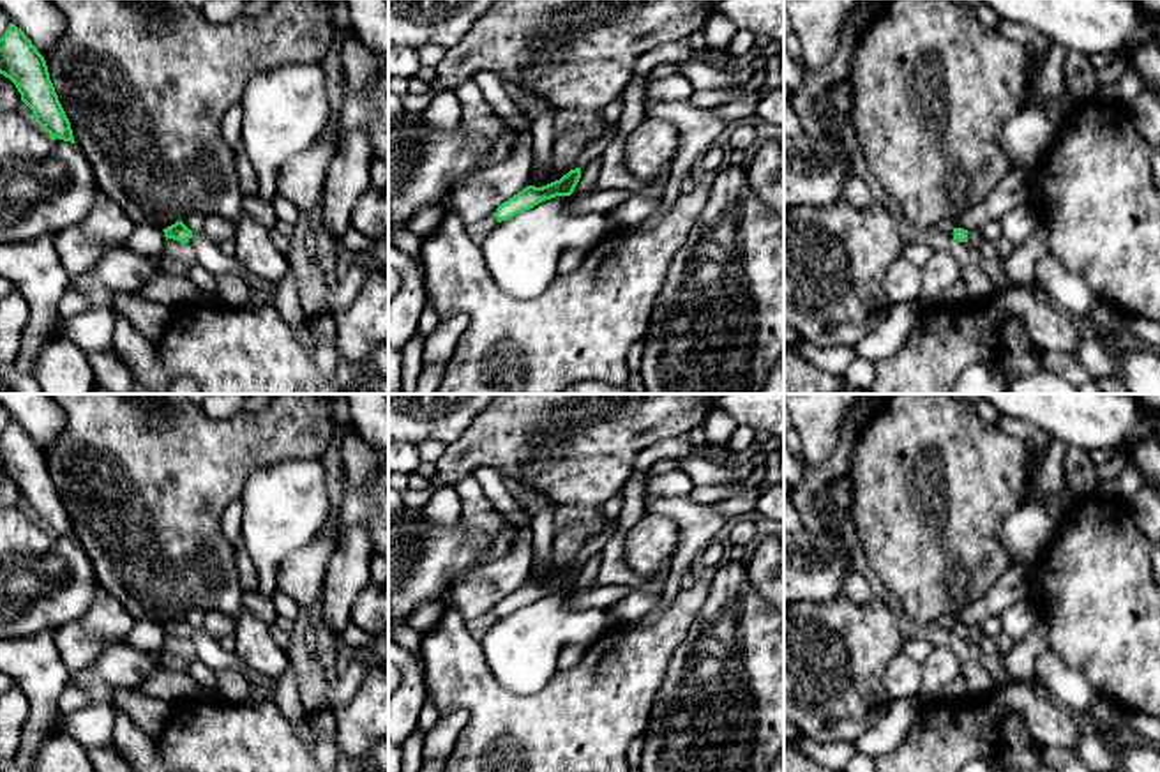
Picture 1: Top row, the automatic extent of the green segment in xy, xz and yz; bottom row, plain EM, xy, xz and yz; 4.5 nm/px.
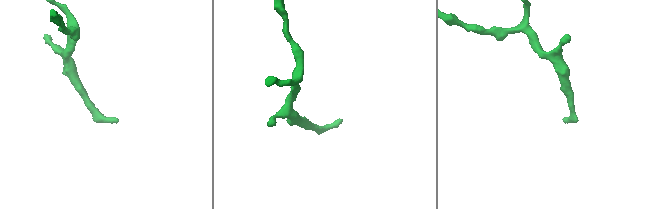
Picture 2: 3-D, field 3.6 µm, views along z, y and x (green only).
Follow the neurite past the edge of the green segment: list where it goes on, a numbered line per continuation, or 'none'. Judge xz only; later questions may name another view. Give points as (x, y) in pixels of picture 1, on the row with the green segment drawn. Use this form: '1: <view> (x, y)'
none

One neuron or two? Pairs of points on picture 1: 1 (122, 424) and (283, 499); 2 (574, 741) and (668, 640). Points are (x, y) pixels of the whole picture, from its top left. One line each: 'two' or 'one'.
1: two
2: one

